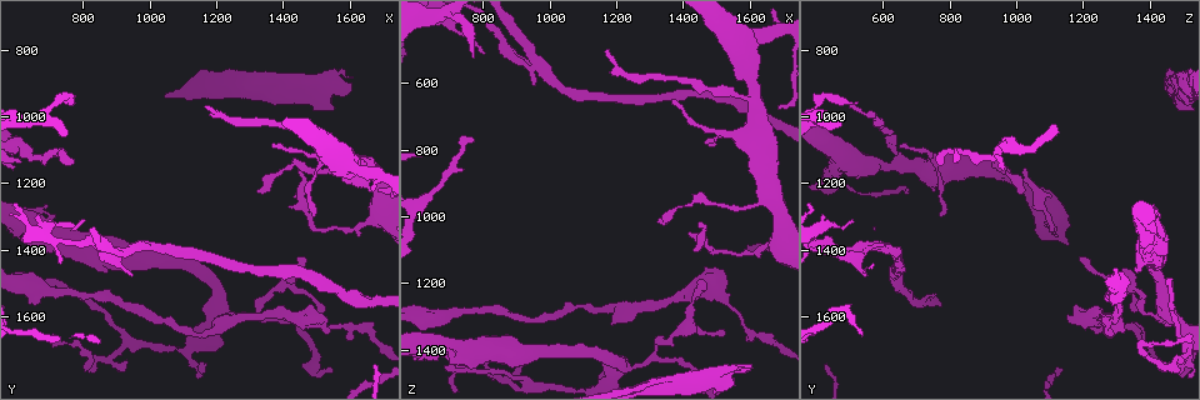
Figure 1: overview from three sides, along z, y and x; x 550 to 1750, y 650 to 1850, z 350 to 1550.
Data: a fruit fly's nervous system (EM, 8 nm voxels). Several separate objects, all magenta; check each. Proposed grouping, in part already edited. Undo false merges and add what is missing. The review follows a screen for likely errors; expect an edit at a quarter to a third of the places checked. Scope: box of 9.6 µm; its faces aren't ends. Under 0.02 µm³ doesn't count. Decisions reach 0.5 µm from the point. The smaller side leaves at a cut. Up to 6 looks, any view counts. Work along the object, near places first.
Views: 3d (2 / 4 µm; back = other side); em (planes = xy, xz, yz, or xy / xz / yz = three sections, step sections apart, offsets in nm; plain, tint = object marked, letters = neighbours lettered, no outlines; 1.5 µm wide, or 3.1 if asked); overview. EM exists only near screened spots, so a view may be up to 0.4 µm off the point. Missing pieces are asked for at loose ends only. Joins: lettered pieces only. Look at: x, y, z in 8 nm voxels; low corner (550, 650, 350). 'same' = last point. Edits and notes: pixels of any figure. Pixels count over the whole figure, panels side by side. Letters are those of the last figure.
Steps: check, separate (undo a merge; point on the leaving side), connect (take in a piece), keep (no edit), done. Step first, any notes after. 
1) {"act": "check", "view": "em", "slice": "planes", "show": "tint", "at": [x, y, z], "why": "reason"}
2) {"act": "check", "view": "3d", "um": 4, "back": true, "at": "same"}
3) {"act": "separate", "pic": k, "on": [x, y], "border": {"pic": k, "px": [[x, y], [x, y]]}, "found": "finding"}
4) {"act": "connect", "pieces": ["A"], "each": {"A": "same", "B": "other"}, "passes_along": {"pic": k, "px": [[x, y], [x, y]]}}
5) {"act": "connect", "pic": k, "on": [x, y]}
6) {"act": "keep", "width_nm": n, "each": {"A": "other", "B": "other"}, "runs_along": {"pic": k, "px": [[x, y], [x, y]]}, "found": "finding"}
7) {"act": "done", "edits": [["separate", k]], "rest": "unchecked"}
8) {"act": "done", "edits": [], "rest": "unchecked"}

{"act": "check", "view": "em", "slice": "planes", "show": "letters", "at": [680, 1490, 1440], "why": "an open end"}

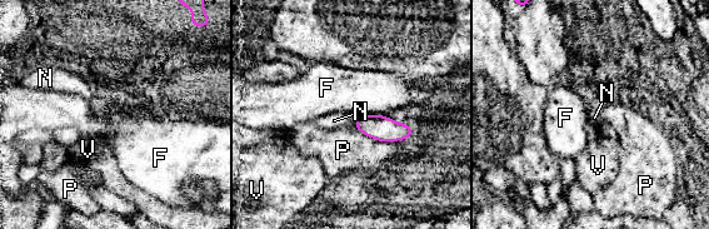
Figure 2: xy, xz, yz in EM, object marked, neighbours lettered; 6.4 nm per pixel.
{"act": "keep", "each": {"F": "other", "N": "other", "P": "other", "V": "other"}, "border": {"pic": 2, "px": [[382, 114], [360, 114], [357, 118]]}, "found": "none of them fits"}

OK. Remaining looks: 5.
{"act": "check", "view": "em", "slice": "planes", "show": "letters", "at": [760, 1130, 770], "why": "thin end"}

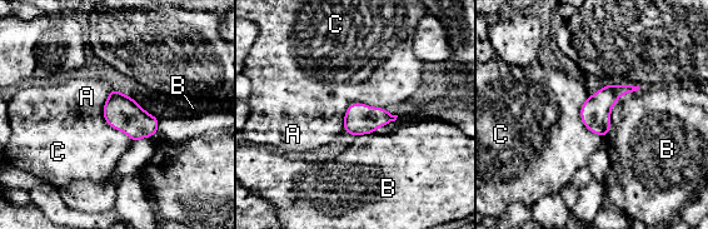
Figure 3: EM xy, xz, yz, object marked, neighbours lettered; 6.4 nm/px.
{"act": "keep", "each": {"A": "other", "B": "other", "C": "other"}, "found": "no lettered piece goes on from it"}

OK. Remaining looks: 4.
{"act": "check", "view": "em", "slice": "xz", "step": 4, "show": "tint", "at": [1600, 940, 1460], "why": "an open end"}

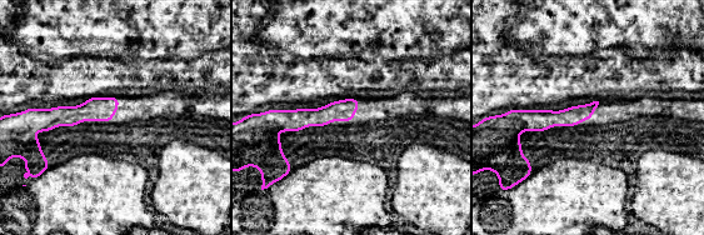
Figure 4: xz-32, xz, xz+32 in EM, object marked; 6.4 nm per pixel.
{"act": "check", "view": "em", "slice": "planes", "show": "letters", "at": "same", "why": "another direction"}

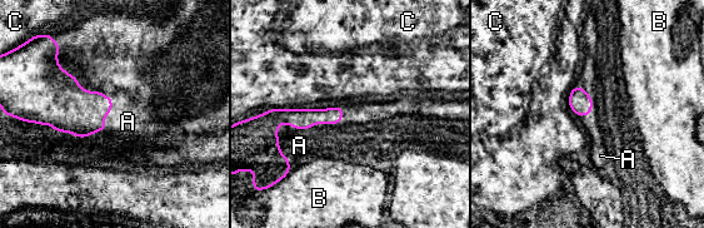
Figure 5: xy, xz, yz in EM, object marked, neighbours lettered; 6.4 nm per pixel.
{"act": "connect", "pieces": ["A"], "each": {"A": "same", "B": "other", "C": "other"}, "found": "it goes on there"}

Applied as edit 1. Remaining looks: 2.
{"act": "done", "edits": [["connect", 5]], "rest": "unchecked"}

